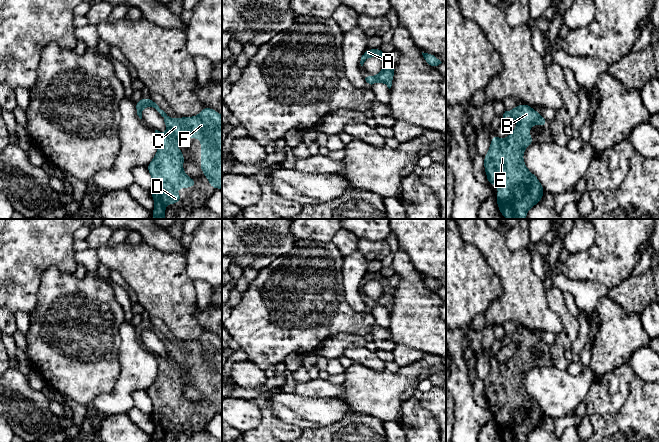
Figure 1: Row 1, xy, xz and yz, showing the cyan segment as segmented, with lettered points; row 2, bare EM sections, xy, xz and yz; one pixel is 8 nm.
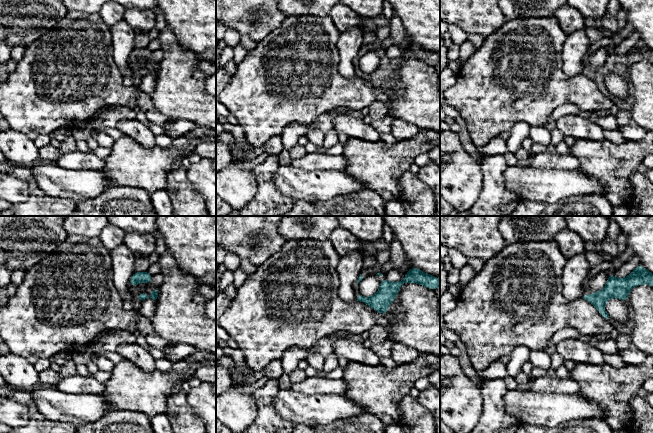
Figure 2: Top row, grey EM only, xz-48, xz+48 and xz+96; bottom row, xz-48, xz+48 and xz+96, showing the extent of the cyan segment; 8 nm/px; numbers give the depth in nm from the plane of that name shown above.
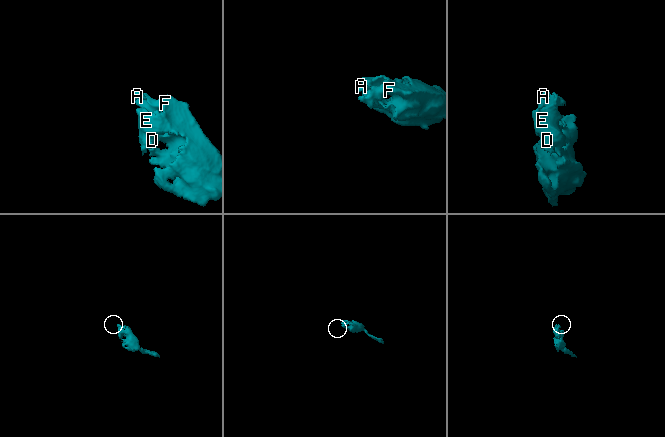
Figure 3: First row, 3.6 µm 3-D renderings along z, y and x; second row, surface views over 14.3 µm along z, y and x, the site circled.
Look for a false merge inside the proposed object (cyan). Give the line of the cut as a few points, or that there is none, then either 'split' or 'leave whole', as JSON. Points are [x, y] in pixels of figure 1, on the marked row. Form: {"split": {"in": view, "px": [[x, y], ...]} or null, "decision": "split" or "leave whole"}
{"split": null, "decision": "leave whole"}

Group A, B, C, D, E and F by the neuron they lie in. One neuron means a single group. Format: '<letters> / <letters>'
A B C D E F

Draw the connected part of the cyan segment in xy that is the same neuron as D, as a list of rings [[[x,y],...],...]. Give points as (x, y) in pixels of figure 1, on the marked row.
[[[151,98],[135,102],[137,115],[142,119],[142,110],[150,106],[163,117],[167,134],[155,130],[158,151],[147,165],[152,176],[151,195],[155,201],[153,219],[164,219],[165,205],[181,201],[173,188],[195,187],[197,181],[183,171],[184,155],[174,139],[201,139],[201,170],[212,188],[222,189],[222,116],[212,108],[204,107],[195,117],[170,118]]]

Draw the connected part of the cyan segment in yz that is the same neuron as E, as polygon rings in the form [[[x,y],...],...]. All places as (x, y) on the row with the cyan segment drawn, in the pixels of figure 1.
[[[521,103],[503,118],[516,118],[518,123],[505,139],[491,137],[491,146],[484,156],[488,184],[498,185],[497,205],[507,219],[526,219],[527,211],[541,202],[545,192],[538,178],[525,166],[523,152],[534,140],[528,134],[531,126],[548,125],[548,121],[527,104]]]

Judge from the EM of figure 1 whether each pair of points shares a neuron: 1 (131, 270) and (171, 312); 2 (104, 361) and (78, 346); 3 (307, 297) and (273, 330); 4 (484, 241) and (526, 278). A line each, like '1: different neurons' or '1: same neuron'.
1: same neuron
2: same neuron
3: same neuron
4: same neuron

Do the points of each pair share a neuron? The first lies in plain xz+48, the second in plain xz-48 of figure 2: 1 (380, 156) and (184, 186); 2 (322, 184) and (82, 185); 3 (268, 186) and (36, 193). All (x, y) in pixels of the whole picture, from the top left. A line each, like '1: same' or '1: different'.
1: different
2: same
3: same

